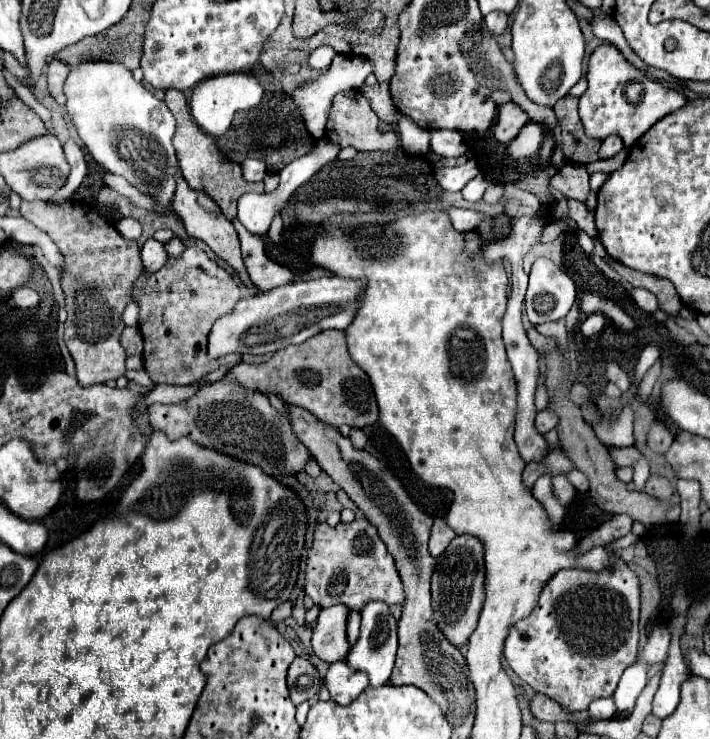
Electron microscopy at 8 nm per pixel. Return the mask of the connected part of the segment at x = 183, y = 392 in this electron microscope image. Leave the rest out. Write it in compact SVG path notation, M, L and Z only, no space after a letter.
M156 385L150 391L146 403L148 405L152 405L152 403L178 403L182 399L192 397L198 387L200 385L186 385L186 387L180 387L180 385Z

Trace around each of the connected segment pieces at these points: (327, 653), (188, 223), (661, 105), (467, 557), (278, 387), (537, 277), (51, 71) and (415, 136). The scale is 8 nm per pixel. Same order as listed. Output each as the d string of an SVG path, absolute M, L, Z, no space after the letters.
M326 607L320 611L312 629L312 649L328 663L340 661L348 655L350 643L346 639L346 623L350 611L346 607Z
M180 173L176 175L176 195L174 195L172 207L174 207L176 215L184 221L184 227L186 227L188 237L204 241L204 243L218 255L218 259L226 261L226 263L238 273L238 277L242 279L242 283L244 283L246 287L254 289L254 285L252 285L252 281L250 281L250 277L248 277L248 273L246 273L246 267L244 267L244 263L242 263L240 241L238 241L238 233L236 233L234 225L222 215L220 207L218 207L204 191L192 191Z
M600 45L588 59L588 89L580 97L580 119L584 123L586 135L594 139L606 139L608 135L620 135L626 147L632 147L654 123L658 123L668 113L676 111L686 103L686 97L674 89L652 81L644 71L636 69L616 45Z
M456 535L452 543L446 547L444 555L438 555L436 569L432 575L432 611L434 619L442 631L442 635L456 647L464 647L468 643L468 637L476 629L478 615L484 603L484 547L480 539L470 535Z
M336 329L324 331L300 345L292 345L276 351L270 357L270 361L262 365L240 363L232 371L228 371L228 375L248 389L252 387L252 391L256 389L260 393L272 391L282 401L304 407L310 413L314 413L320 421L332 427L340 427L348 423L350 427L362 429L378 421L378 405L370 379L352 361L344 331L336 331Z
M536 259L526 291L526 315L532 325L566 317L576 299L574 281L550 259Z
M58 59L50 61L48 71L46 71L48 91L50 91L50 95L56 99L56 103L60 103L60 105L64 105L64 101L66 101L66 97L64 97L64 93L62 93L62 85L64 85L64 81L66 81L66 77L68 77L68 71L70 71L70 67L68 67L66 63L58 61Z
M400 115L400 119L398 119L398 135L400 135L402 149L406 149L412 155L424 155L430 149L430 143L428 143L430 135L428 135L428 131L418 127L406 115Z

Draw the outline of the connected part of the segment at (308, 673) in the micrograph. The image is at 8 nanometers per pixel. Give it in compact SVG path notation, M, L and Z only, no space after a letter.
M296 657L288 669L288 691L294 705L300 705L302 701L310 701L316 697L320 687L320 675L318 669L302 657Z

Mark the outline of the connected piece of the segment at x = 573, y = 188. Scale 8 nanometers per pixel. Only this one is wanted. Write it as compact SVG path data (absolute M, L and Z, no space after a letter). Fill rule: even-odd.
M566 163L550 181L552 187L556 187L562 195L566 195L568 199L576 199L586 203L588 193L590 193L590 183L588 183L588 171L586 167L580 165L572 165Z

